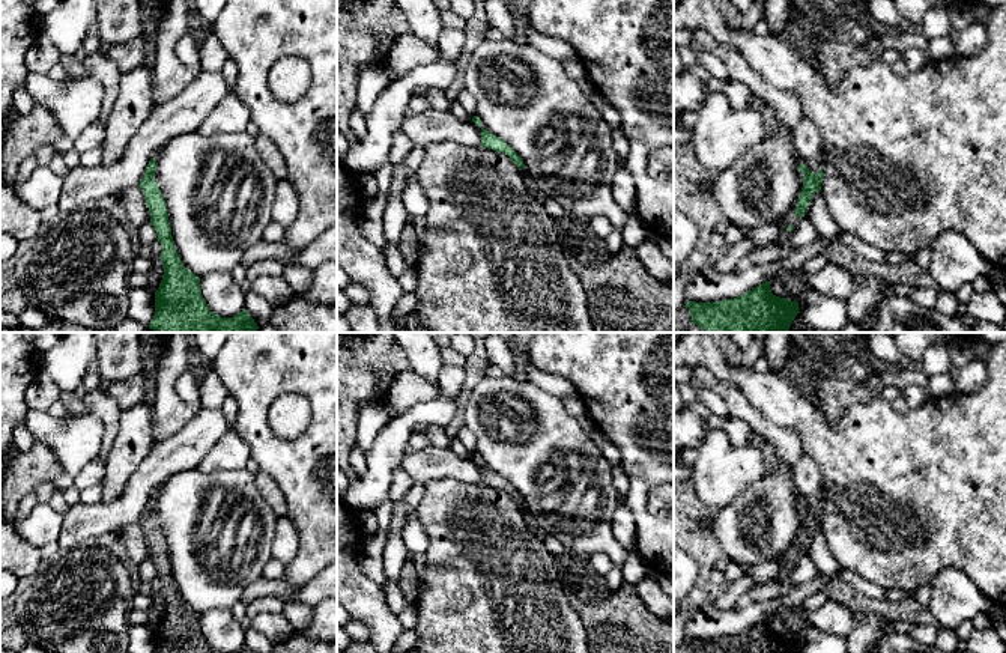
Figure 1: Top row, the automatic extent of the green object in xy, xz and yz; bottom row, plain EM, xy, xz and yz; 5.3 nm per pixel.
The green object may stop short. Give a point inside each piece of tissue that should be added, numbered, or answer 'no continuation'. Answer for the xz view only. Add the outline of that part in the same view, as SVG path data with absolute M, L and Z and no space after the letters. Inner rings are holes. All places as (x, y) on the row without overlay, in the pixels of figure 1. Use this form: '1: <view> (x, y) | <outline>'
no continuation

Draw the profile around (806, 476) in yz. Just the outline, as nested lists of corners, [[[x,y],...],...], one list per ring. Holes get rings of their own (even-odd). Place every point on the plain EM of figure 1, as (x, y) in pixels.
[[[801,454],[792,466],[792,477],[798,497],[817,512],[823,504],[823,480],[815,462]]]

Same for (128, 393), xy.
[[[144,375],[108,384],[104,390],[119,403],[122,411],[134,408],[150,396]]]

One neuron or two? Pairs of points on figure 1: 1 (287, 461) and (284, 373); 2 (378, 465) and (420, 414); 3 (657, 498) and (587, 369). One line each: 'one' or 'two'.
1: one
2: one
3: two

